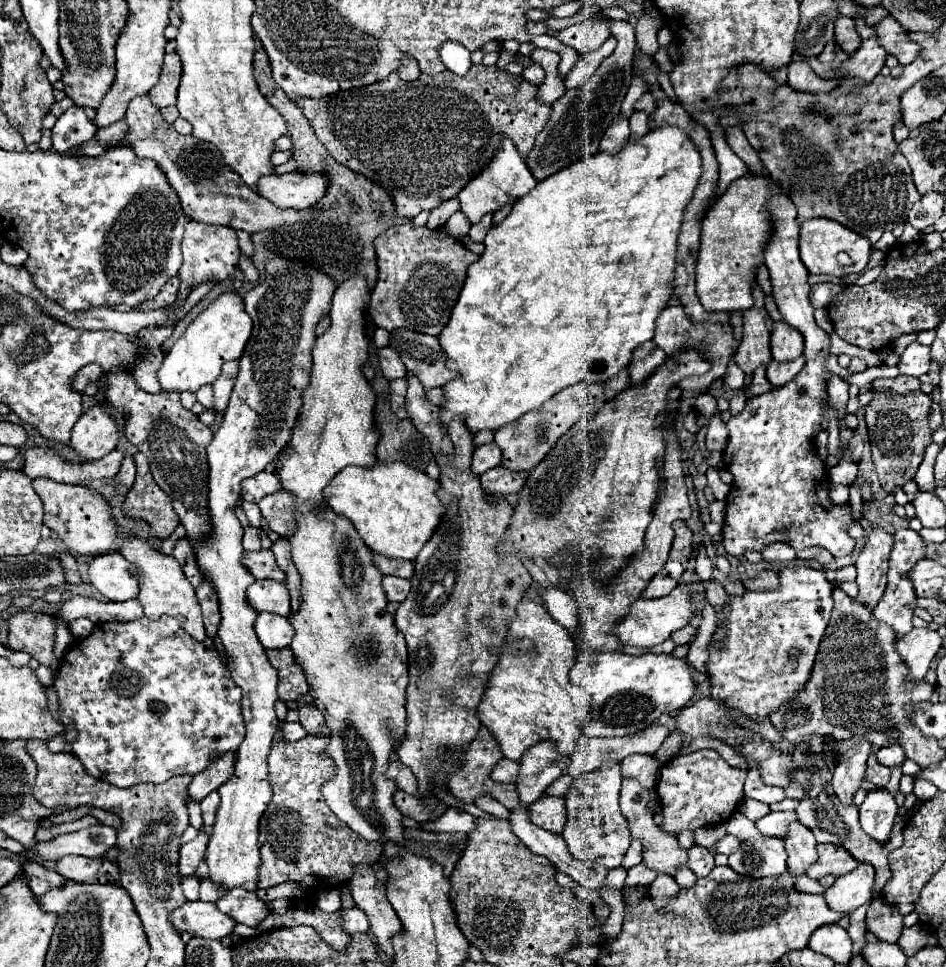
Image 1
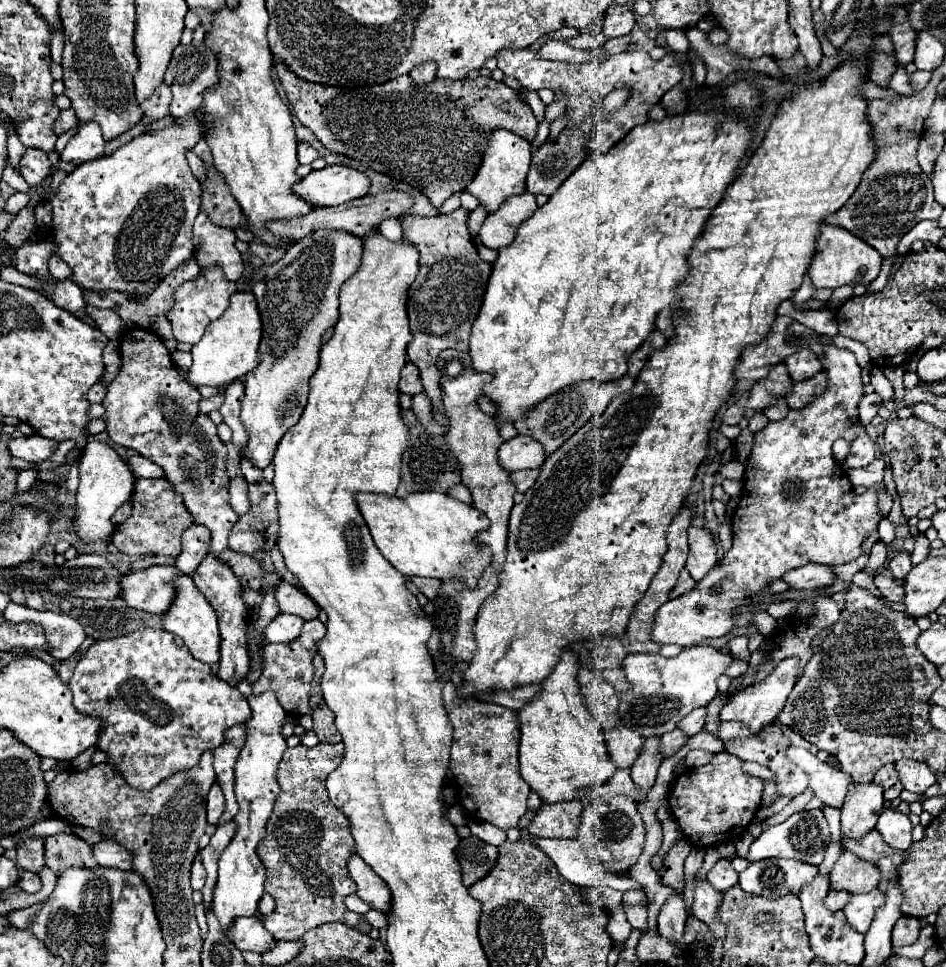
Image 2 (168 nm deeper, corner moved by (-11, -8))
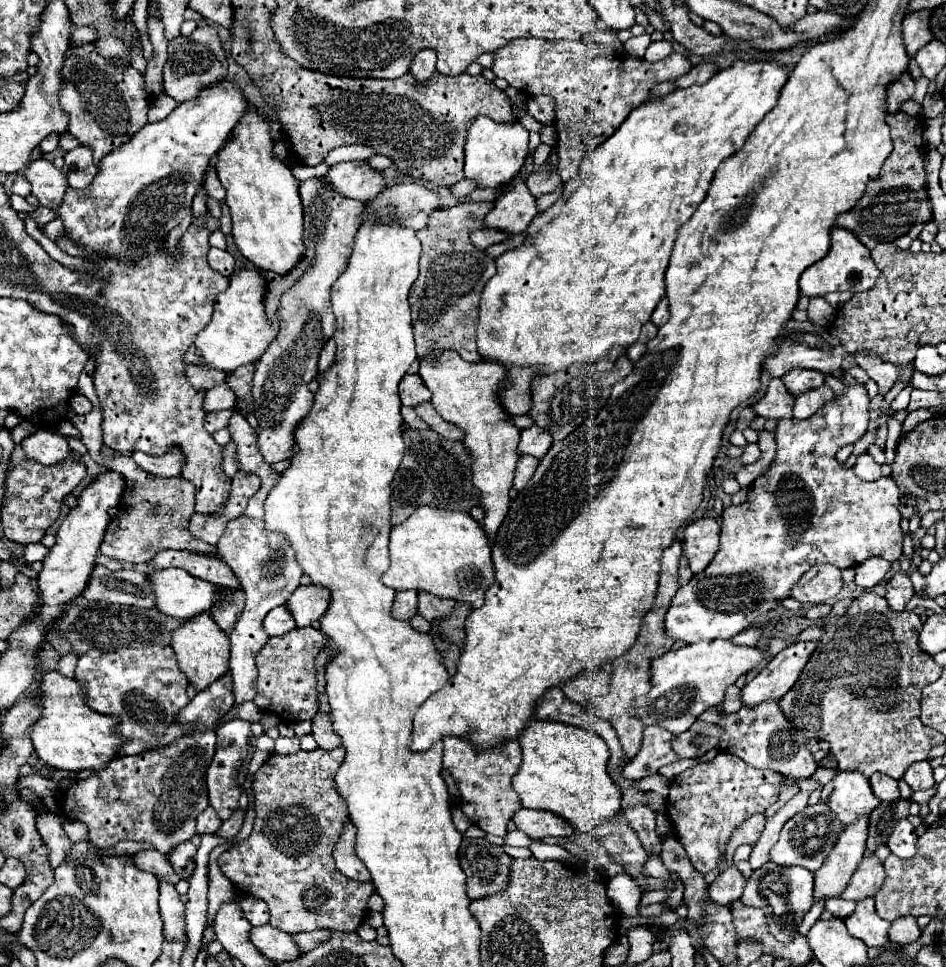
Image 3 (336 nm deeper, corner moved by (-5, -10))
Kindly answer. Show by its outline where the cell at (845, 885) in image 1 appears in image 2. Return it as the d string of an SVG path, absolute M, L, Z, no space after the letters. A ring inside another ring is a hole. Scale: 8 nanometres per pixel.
M872 890L868 894L852 894L850 902L844 906L844 914L846 914L848 924L856 932L866 934L872 920L874 920L876 908L880 908L882 904L884 904L884 894L880 890Z

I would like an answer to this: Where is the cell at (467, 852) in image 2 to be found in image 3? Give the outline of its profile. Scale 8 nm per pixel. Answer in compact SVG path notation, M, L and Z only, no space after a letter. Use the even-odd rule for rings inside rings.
M464 838L458 858L468 876L466 890L470 900L496 894L508 884L510 856L500 846L494 846L484 838Z

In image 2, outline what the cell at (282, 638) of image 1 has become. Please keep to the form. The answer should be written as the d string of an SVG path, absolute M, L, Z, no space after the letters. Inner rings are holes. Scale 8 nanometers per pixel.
M278 614L266 628L266 640L268 642L292 642L300 634L302 624L304 620L300 616Z

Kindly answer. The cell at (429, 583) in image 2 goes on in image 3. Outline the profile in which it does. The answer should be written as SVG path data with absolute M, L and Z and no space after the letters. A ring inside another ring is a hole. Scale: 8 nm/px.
M424 590L418 592L418 614L422 614L428 622L436 620L436 618L442 618L446 614L450 614L450 610L454 608L454 604L448 604L446 608L442 606L446 602L446 598L436 598L432 594L426 594Z

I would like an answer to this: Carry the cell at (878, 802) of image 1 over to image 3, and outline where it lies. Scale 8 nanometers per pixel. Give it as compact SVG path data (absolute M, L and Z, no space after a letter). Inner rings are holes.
M898 820L890 838L888 848L900 858L912 858L916 854L916 832L908 820Z

